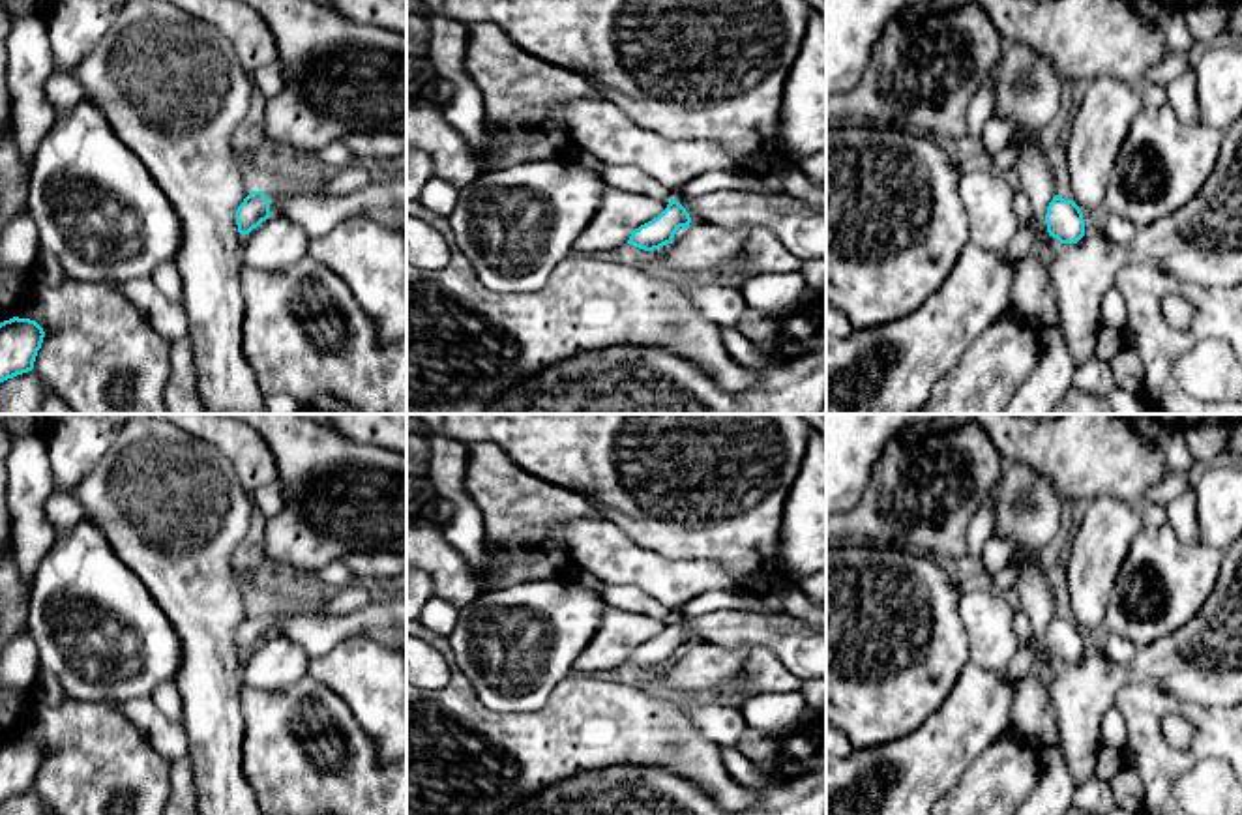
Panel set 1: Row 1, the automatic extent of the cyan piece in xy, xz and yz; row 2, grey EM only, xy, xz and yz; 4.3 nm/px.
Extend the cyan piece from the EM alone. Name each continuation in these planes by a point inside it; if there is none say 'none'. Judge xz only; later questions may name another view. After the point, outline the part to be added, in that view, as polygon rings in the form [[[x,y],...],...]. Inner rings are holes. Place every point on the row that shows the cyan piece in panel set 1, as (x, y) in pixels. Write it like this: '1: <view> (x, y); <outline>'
1: xz (800, 227); [[[719,189],[678,200],[691,221],[710,221],[725,229],[772,230],[802,262],[826,259],[826,206],[798,197]]]

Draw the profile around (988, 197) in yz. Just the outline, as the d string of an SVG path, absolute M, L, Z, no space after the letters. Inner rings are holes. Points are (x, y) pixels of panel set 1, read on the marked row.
M985 163L961 174L959 197L968 214L970 244L995 253L1004 249L1019 229L1015 191L1012 176L993 172Z

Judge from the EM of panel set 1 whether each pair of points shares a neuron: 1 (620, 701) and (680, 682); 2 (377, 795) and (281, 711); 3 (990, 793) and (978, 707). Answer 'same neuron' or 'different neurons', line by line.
1: different neurons
2: same neuron
3: different neurons

